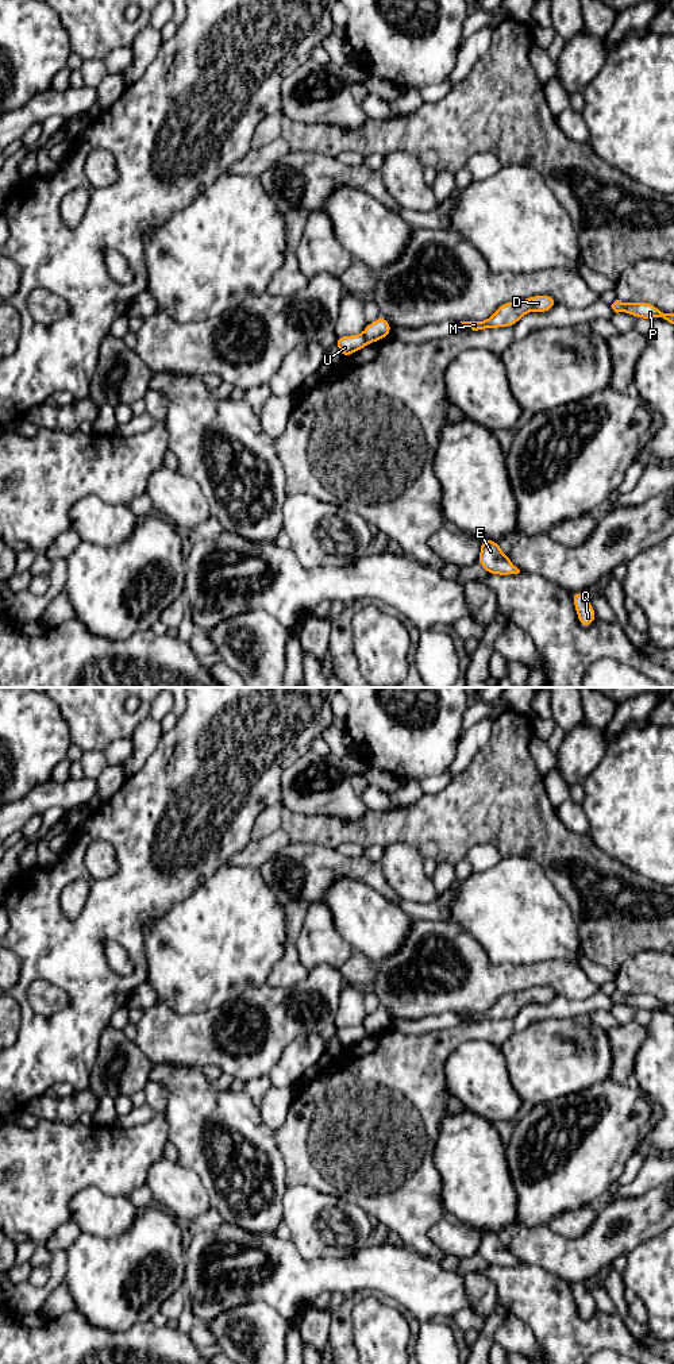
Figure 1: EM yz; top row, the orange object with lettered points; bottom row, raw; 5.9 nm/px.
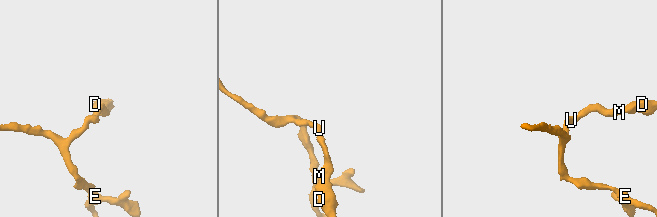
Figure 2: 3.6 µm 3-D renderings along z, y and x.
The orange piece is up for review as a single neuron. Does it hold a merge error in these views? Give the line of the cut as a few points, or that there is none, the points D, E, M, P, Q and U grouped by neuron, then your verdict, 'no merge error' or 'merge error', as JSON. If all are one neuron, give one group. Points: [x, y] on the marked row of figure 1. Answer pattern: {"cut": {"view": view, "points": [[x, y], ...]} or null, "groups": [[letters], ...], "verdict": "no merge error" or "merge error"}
{"cut": {"view": "yz", "points": [[364, 332], [369, 342]]}, "groups": [["D", "M", "P"], ["E", "Q", "U"]], "verdict": "merge error"}

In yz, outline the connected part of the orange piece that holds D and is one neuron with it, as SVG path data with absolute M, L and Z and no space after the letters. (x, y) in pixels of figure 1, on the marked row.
M548 294L532 296L529 298L509 301L500 305L488 320L461 323L473 331L511 327L528 312L550 312L556 303L558 301Z

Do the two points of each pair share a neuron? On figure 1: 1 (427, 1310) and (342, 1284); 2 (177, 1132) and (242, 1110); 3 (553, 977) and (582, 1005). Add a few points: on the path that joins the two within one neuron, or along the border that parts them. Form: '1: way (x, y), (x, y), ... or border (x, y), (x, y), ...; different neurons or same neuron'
1: way (405, 1289), (397, 1280), (364, 1280); same neuron
2: way (193, 1126), (204, 1116), (226, 1116); same neuron
3: border (599, 990), (582, 998), (566, 998), (558, 994); different neurons

